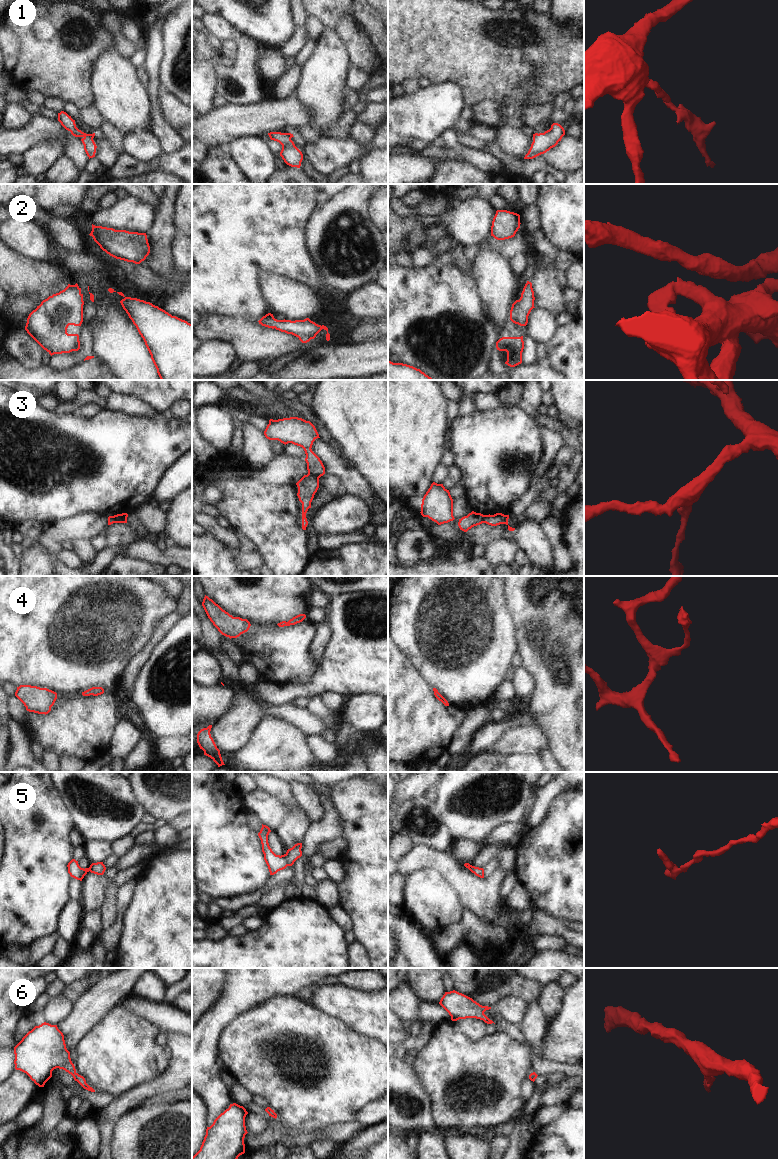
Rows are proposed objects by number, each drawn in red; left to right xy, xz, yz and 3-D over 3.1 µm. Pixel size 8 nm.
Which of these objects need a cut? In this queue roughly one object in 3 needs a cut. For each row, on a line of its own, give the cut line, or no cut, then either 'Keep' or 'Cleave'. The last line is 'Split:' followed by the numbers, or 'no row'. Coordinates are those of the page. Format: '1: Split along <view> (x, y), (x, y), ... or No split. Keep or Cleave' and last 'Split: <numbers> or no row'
1: No split. Keep
2: No split. Keep
3: Split along xz (308, 473), (318, 478). Cleave
4: No split. Keep
5: No split. Keep
6: No split. Keep
Split: 3.

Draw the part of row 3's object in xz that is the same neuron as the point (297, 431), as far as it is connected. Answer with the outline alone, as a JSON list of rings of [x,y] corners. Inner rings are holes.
[[[298,417],[269,420],[264,435],[269,440],[278,440],[283,444],[292,443],[304,449],[308,474],[320,478],[325,467],[320,458],[312,451],[313,442],[320,438],[315,426]]]

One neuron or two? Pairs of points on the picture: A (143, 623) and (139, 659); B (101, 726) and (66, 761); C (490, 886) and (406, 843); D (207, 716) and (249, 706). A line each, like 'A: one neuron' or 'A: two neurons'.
A: two neurons
B: two neurons
C: two neurons
D: two neurons

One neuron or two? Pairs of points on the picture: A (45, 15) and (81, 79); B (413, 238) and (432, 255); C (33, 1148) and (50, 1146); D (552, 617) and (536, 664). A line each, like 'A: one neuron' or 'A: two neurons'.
A: one neuron
B: two neurons
C: one neuron
D: one neuron

